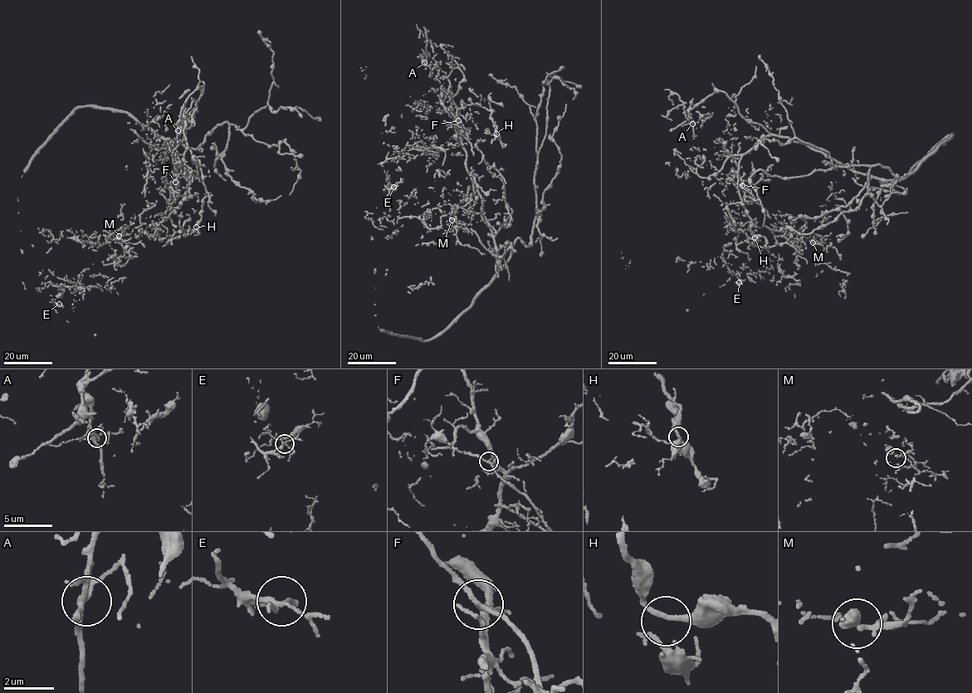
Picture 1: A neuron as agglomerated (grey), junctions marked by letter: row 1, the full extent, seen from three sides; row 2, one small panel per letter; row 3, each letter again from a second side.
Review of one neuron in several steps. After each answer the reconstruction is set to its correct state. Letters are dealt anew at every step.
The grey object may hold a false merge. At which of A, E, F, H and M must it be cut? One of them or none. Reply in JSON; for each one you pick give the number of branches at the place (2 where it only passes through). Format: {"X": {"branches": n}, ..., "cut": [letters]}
{"F": {"branches": 5}, "cut": ["F"]}

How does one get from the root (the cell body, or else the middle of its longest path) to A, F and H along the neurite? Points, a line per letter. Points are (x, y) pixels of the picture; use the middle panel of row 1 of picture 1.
A: (474, 104), (460, 109), (456, 132), (447, 75), (442, 71), (431, 68), (422, 54), (421, 55), (424, 62)
F: (474, 104), (459, 108), (451, 100), (464, 78), (458, 68), (446, 77), (437, 75), (458, 121)
H: (474, 104), (491, 112), (490, 116), (497, 126), (496, 134)

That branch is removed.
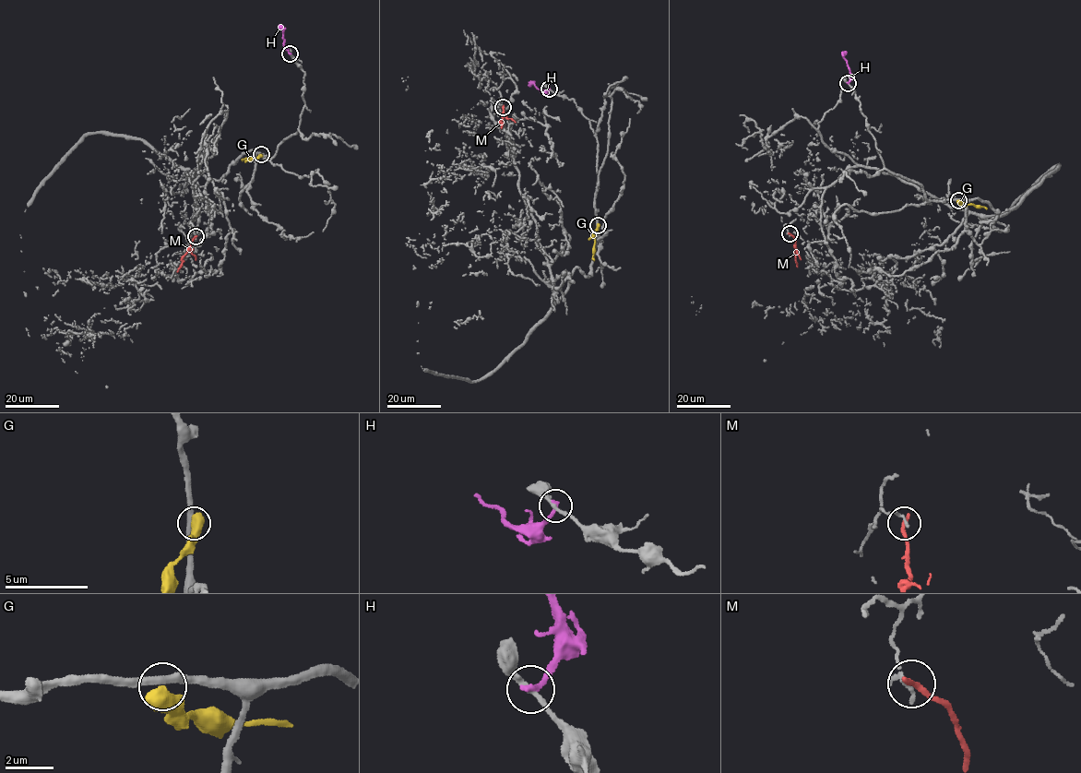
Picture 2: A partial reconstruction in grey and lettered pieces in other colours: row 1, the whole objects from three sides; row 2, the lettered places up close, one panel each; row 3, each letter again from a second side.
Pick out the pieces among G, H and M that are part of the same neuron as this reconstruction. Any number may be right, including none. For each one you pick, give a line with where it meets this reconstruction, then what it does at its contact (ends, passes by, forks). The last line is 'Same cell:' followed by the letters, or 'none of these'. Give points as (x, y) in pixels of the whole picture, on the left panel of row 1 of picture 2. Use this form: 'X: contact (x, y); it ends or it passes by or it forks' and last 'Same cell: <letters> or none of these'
Same cell: none of these

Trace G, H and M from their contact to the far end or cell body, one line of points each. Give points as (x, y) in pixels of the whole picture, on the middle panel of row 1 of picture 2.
G: (598, 225), (594, 232), (594, 260)
H: (549, 89), (541, 92), (533, 83), (528, 86)
M: (503, 106), (501, 128)

